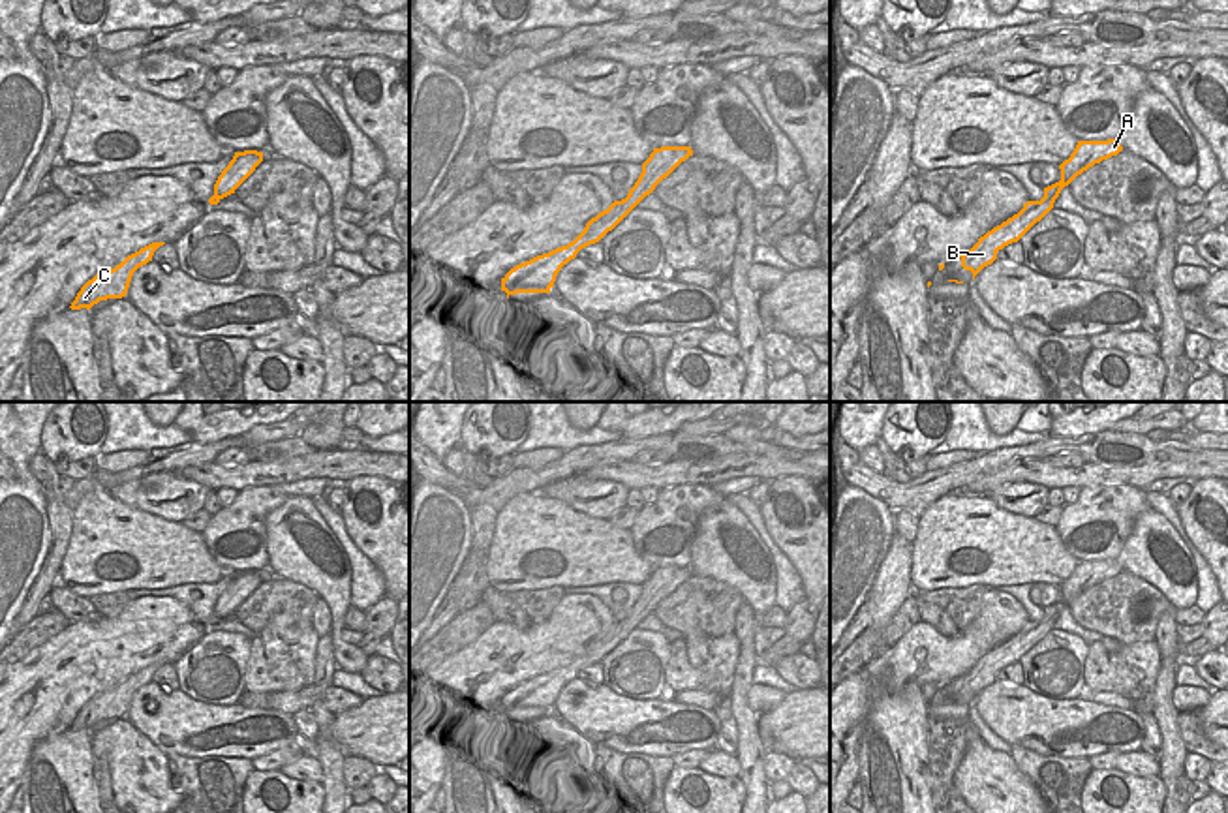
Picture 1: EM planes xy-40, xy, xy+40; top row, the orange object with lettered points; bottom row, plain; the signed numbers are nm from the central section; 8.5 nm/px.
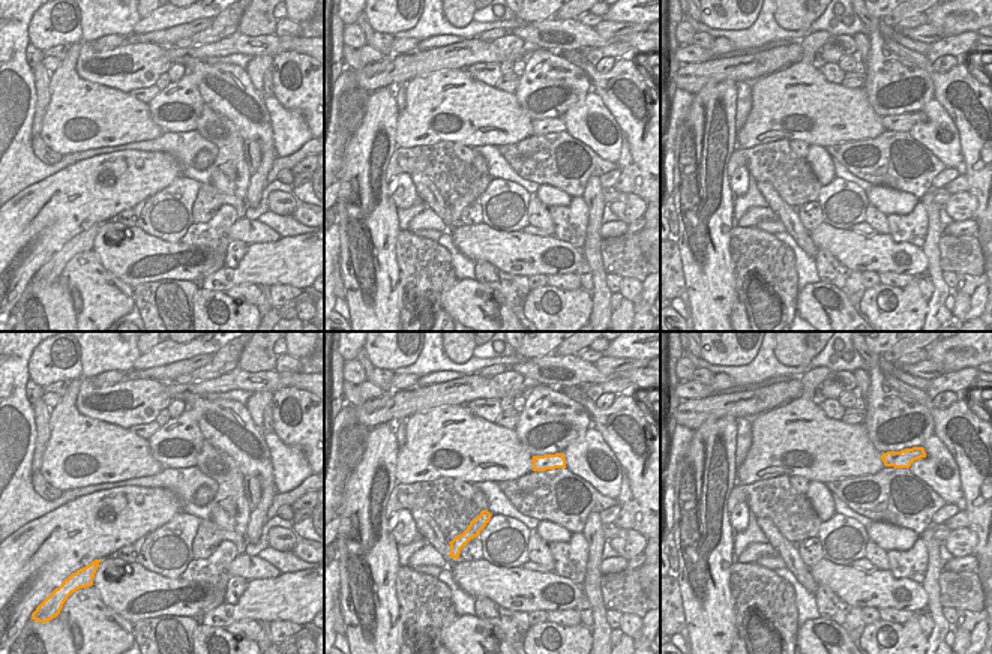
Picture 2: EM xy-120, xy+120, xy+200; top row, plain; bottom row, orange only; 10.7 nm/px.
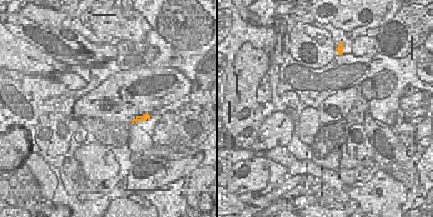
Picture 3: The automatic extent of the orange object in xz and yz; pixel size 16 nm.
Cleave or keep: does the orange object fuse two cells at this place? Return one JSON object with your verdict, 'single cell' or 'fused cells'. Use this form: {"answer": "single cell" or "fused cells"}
{"answer": "single cell"}

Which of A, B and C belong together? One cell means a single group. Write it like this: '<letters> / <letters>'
A B C

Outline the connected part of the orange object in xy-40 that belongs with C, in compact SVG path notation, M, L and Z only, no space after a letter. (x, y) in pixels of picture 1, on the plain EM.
M152 663L139 672L128 676L120 685L111 691L96 695L88 700L75 721L71 723L71 730L86 729L90 730L100 721L107 719L122 719L128 713L133 693L152 682L154 672L165 663Z

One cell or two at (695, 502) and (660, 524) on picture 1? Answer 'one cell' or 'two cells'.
one cell

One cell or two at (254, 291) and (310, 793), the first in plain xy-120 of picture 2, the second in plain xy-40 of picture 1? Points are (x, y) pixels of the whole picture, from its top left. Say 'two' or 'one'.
two

